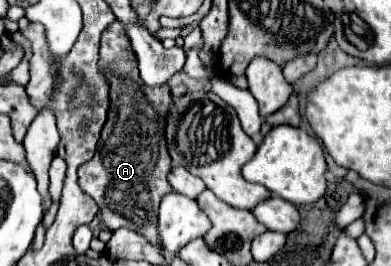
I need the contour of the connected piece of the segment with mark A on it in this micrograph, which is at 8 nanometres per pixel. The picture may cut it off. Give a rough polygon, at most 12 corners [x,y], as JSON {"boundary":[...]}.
{"boundary":[[124,25],[101,35],[110,113],[78,185],[110,231],[158,245],[168,85],[146,89]]}

